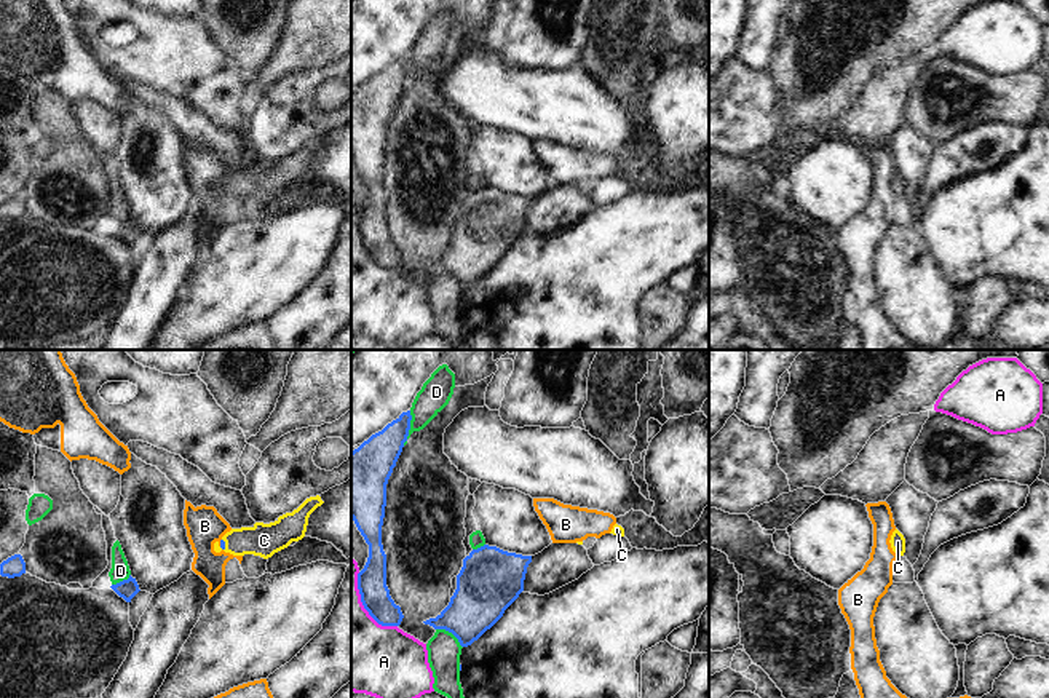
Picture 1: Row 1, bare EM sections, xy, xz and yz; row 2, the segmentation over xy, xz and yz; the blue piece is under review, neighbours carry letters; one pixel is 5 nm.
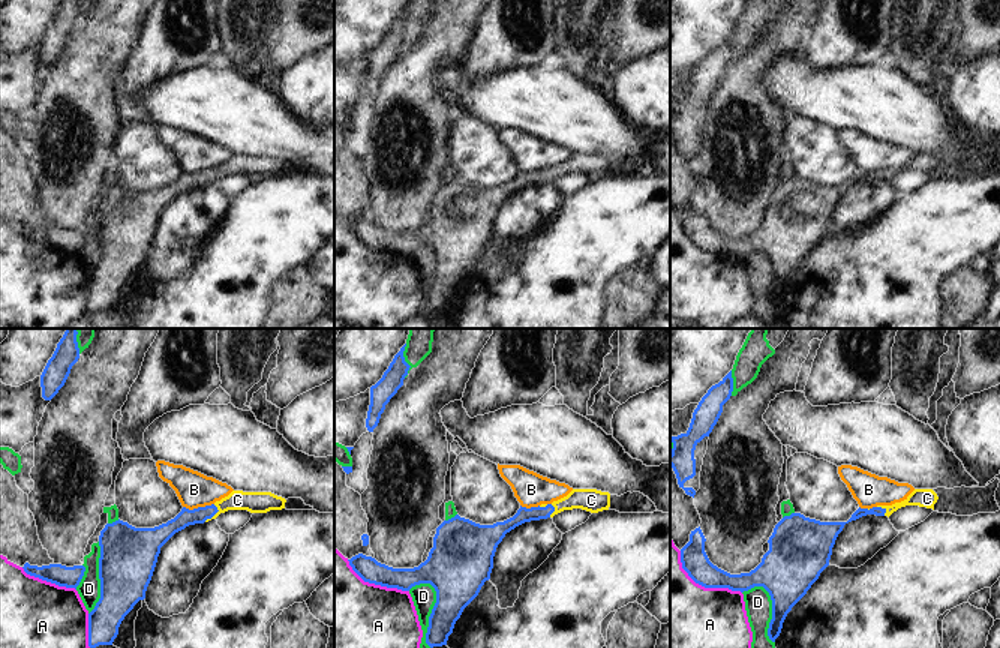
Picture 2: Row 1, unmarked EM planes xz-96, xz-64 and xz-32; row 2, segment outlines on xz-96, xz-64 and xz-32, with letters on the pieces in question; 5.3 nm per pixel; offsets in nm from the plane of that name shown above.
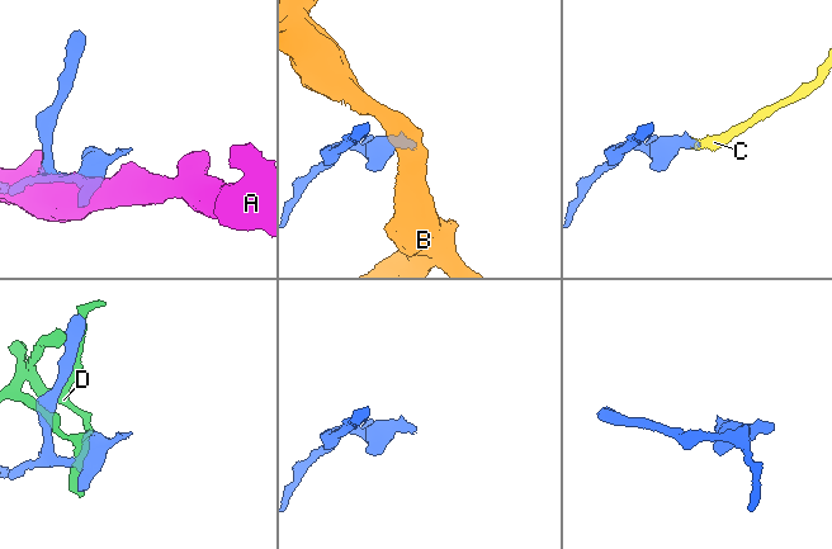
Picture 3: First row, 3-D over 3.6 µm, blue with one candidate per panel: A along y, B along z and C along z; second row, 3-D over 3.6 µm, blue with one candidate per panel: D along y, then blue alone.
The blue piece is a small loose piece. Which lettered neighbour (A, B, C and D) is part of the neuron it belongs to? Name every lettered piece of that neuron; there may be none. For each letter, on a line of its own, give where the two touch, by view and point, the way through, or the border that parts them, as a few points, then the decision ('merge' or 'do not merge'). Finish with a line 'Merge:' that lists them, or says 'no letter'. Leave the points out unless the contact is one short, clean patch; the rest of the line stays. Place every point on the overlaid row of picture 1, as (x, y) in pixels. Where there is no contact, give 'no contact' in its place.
A: meets blue in xz at (364, 607); do not merge
B: meets blue in xy at (221, 542); border along xy (221, 539), (219, 545); do not merge
C: meets blue in xy at (224, 545); runs through xy (222, 543), (224, 545), (243, 540), (264, 540); merge
D: meets blue in xz at (409, 428); do not merge
Merge: C

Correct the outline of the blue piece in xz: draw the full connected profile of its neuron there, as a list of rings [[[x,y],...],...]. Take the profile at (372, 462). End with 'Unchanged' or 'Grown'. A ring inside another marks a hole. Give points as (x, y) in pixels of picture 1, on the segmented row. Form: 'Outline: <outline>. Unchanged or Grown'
Outline: [[[410,410],[402,412],[351,452],[351,519],[369,545],[367,562],[358,573],[358,589],[364,609],[382,626],[399,626],[404,618],[386,586],[382,525],[386,484],[407,441],[410,420]]]. Unchanged

